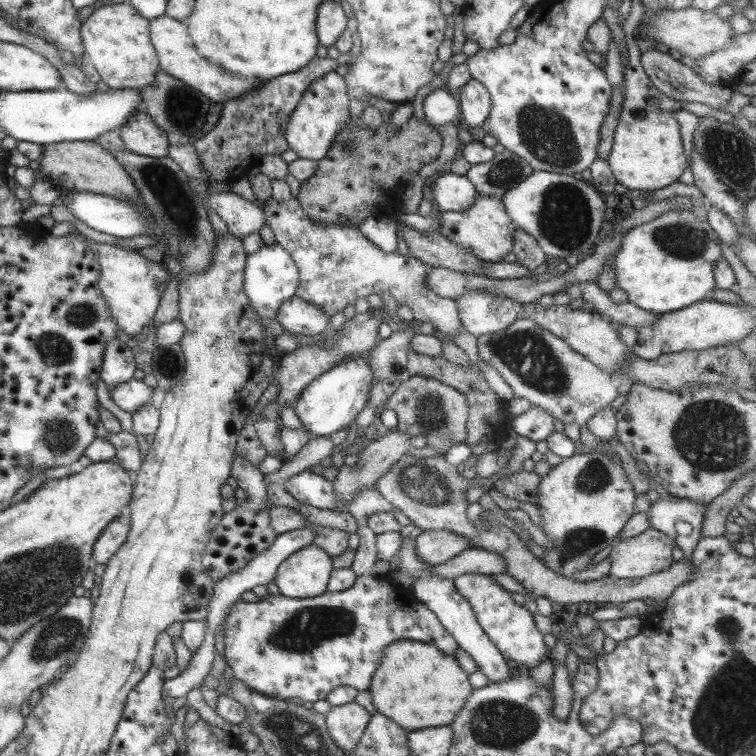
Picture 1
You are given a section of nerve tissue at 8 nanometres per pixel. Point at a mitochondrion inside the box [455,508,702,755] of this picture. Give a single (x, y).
(498, 723)

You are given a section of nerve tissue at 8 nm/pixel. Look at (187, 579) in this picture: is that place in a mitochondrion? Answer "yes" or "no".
no

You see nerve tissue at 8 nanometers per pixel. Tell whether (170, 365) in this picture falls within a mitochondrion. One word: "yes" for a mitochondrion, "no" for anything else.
yes

